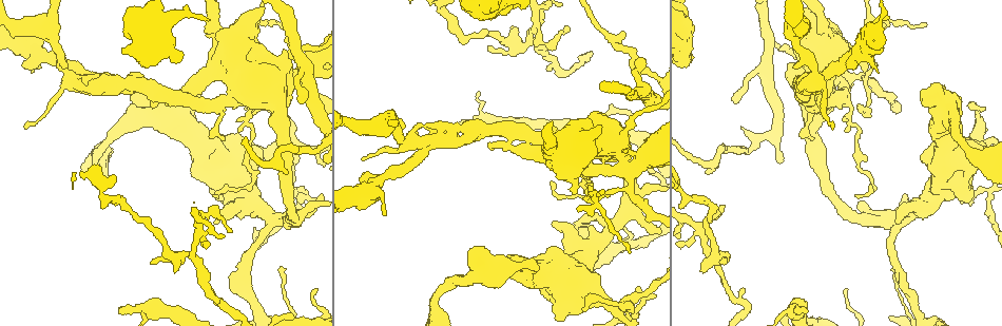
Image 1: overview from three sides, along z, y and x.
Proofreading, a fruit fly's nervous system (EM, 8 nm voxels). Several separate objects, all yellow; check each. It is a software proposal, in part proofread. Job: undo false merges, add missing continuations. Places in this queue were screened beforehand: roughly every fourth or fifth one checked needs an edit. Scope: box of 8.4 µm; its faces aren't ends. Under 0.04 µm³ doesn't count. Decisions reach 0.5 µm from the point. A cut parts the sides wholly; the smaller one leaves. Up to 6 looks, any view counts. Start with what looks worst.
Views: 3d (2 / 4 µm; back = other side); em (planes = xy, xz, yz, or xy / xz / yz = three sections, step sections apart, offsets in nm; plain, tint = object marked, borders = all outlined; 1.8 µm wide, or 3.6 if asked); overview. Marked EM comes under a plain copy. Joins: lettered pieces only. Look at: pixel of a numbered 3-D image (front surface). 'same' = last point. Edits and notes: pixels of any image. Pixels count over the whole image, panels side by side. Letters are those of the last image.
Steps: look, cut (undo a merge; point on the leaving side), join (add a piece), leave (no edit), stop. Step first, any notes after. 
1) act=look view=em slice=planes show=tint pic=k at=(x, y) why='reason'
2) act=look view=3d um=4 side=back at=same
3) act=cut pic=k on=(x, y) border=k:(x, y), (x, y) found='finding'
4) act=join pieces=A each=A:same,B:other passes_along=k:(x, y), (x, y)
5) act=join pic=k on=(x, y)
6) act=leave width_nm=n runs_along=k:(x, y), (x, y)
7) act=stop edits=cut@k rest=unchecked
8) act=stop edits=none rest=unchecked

act=look view=em slice=yz step=4 show=tint pic=1 at=(528, 39) why='abrupt turn'

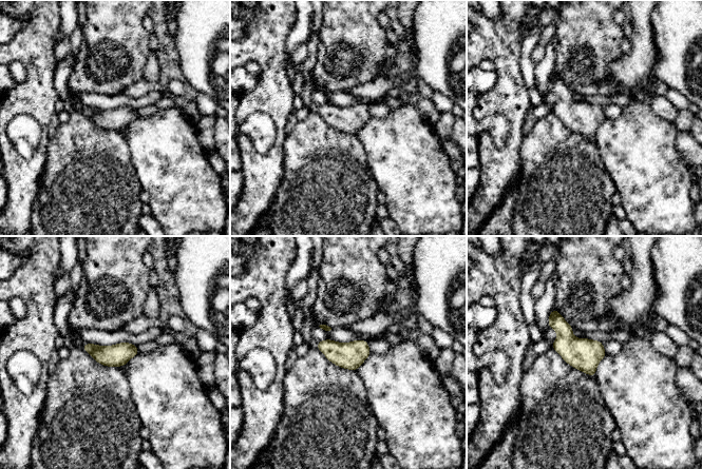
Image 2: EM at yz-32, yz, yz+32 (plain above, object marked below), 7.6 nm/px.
act=look view=em slice=planes show=borders at=same

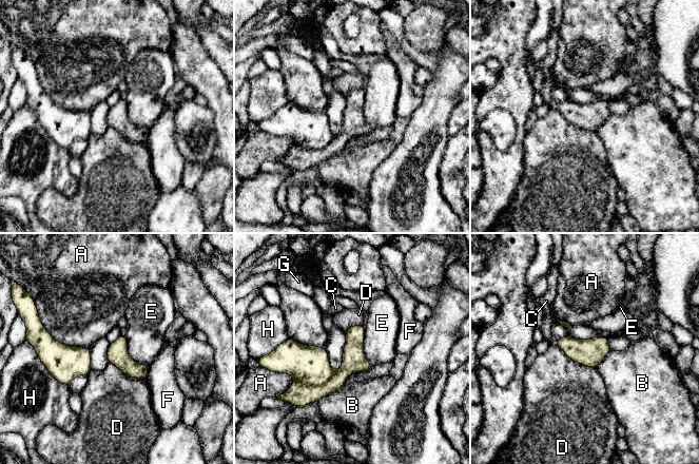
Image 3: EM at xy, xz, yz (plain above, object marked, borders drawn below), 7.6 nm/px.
act=cut pic=3 on=(298, 394) each=A:other,B:other,C:other,D:other,E:other,F:other,G:other,H:other border=3:(334, 372), (318, 385), (295, 382) found='two neurons meet here'

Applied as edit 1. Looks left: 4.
act=look view=3d um=4 pic=1 at=(616, 307) why='four arms meet'

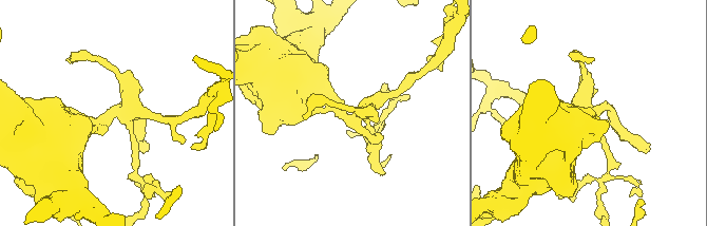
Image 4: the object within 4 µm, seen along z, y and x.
act=look view=em slice=planes show=borders pic=4 at=(121, 113)

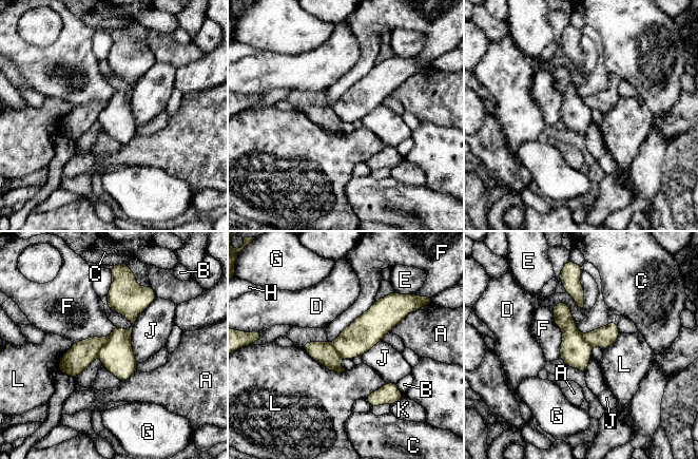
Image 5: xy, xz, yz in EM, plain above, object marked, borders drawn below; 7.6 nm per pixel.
act=cut pic=5 on=(117, 356) each=A:other,B:other,C:other,D:other,E:other,F:other,G:other,H:other,J:other,K:other,L:other border=5:(108, 337), (108, 340), (96, 356) found='a second neuron is stuck on'

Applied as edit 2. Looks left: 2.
act=stop edits=cut@3,cut@5 rest=unchecked

